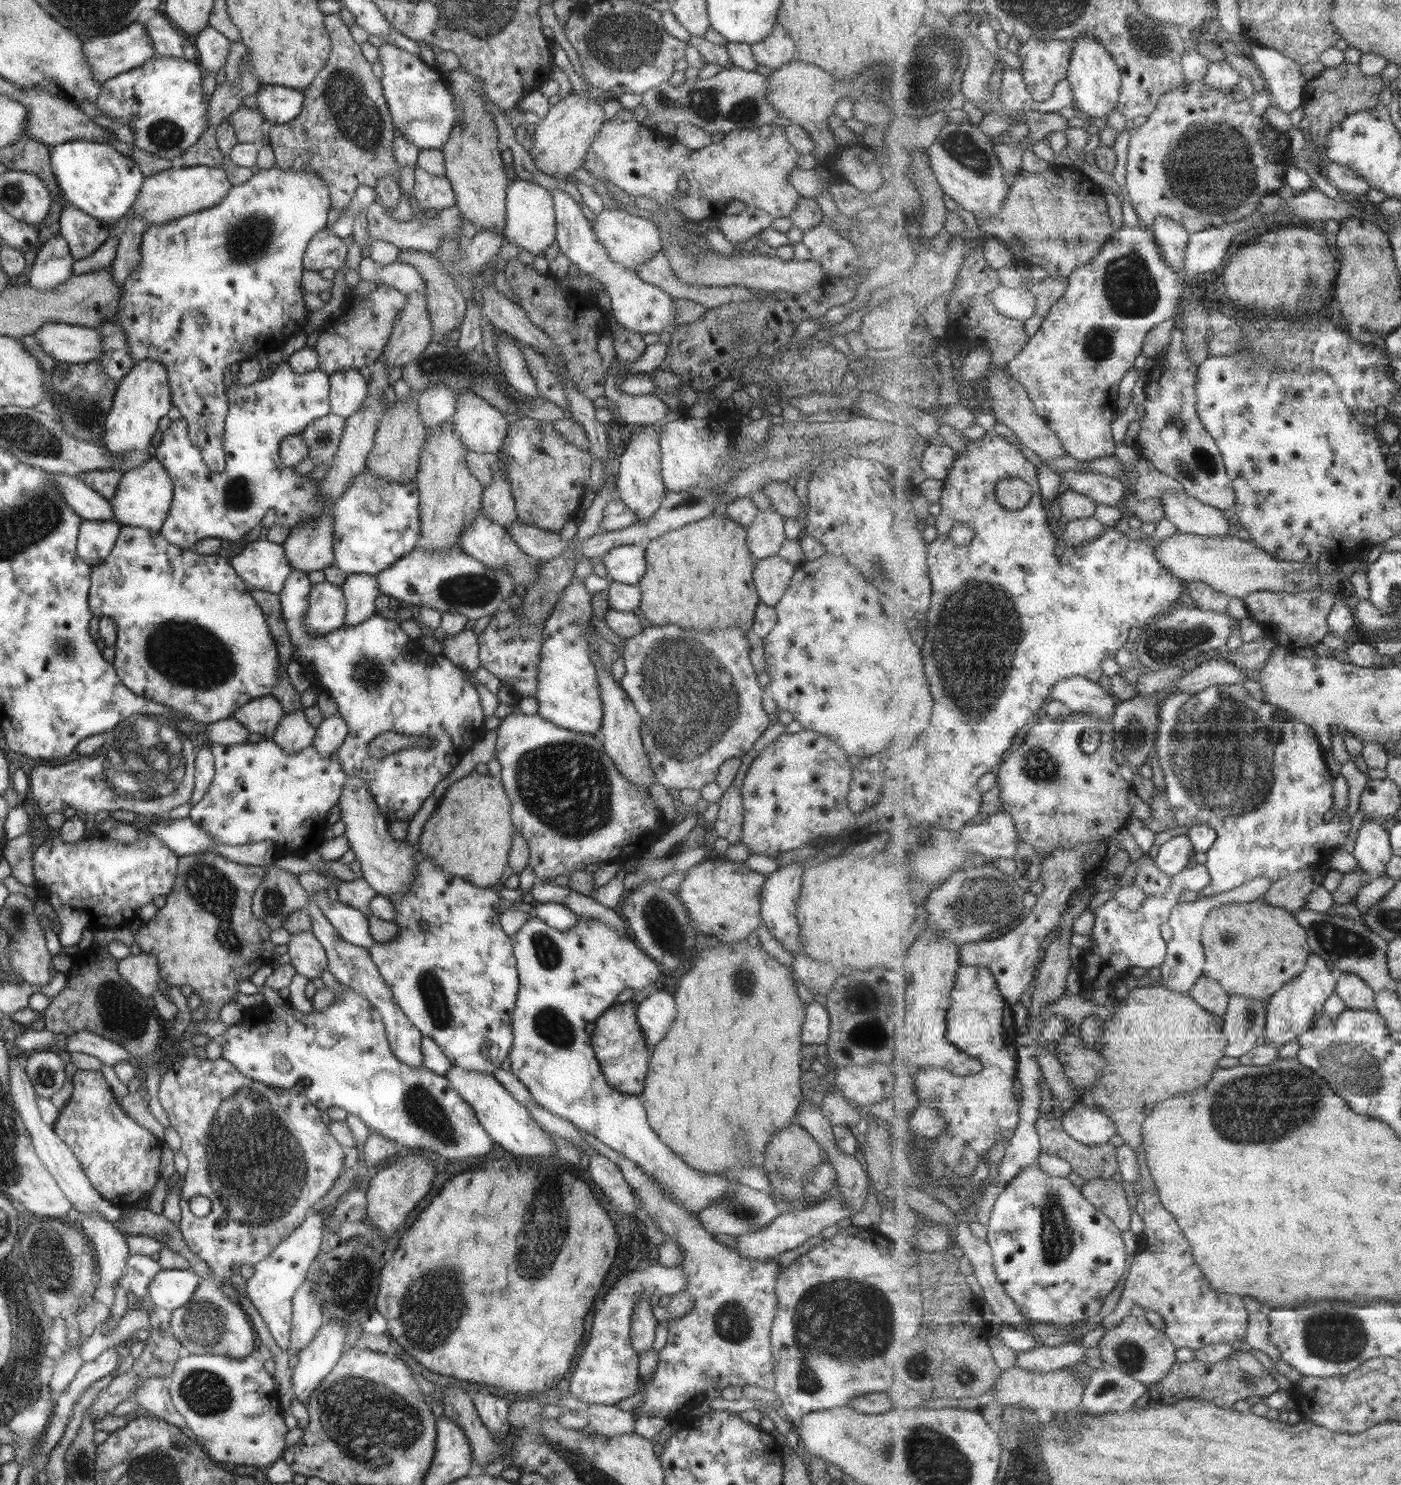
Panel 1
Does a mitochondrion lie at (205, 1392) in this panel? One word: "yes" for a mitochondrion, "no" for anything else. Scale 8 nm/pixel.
yes

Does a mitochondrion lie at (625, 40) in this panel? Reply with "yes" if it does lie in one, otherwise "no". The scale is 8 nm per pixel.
yes

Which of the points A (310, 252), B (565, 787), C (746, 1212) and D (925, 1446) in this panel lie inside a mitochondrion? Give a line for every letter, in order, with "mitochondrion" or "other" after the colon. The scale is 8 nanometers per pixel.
A: other
B: mitochondrion
C: mitochondrion
D: mitochondrion

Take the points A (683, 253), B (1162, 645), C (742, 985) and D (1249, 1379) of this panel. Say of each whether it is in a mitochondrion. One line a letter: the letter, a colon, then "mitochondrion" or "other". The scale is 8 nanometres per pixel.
A: mitochondrion
B: mitochondrion
C: mitochondrion
D: mitochondrion

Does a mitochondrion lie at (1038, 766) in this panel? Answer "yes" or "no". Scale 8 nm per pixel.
yes

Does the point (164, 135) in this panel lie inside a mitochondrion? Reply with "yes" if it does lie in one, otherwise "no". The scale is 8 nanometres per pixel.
yes

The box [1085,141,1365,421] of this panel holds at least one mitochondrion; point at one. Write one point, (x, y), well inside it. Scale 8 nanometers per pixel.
(1131, 289)

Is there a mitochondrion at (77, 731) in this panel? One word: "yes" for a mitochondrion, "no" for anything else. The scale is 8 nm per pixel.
no

